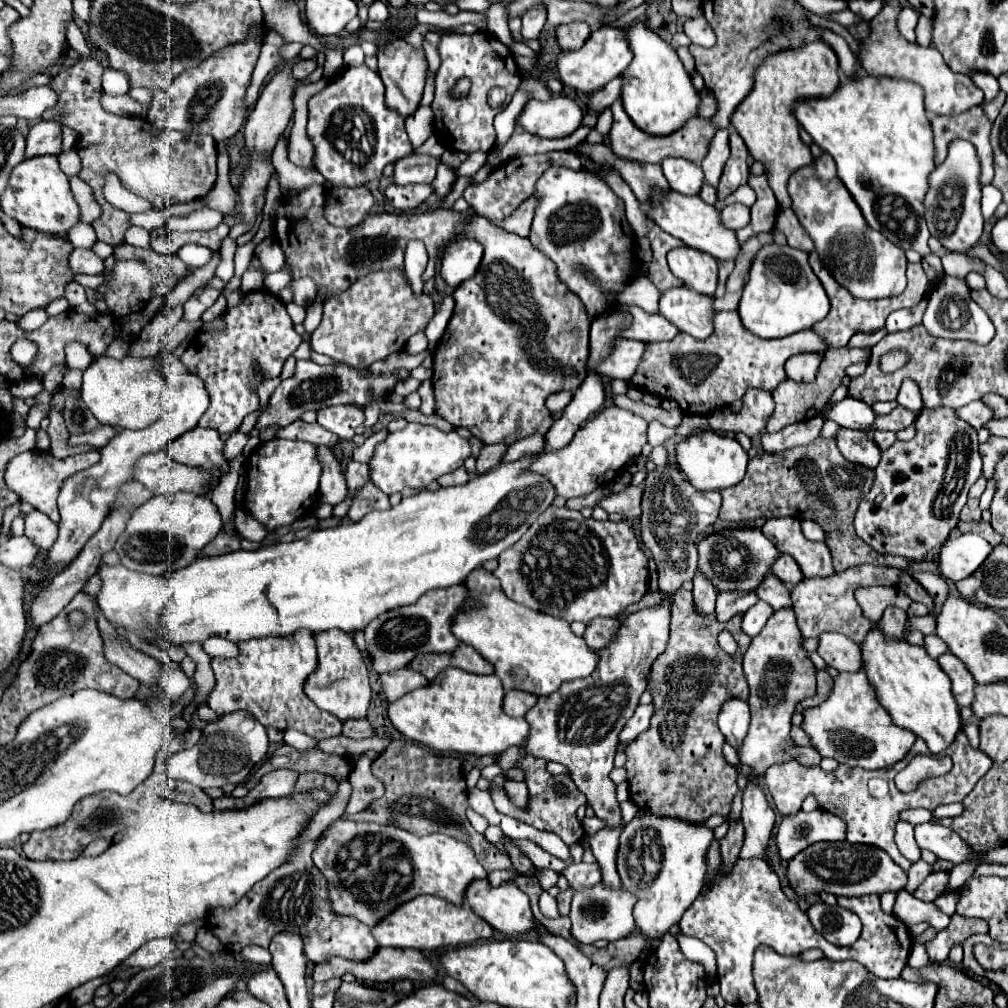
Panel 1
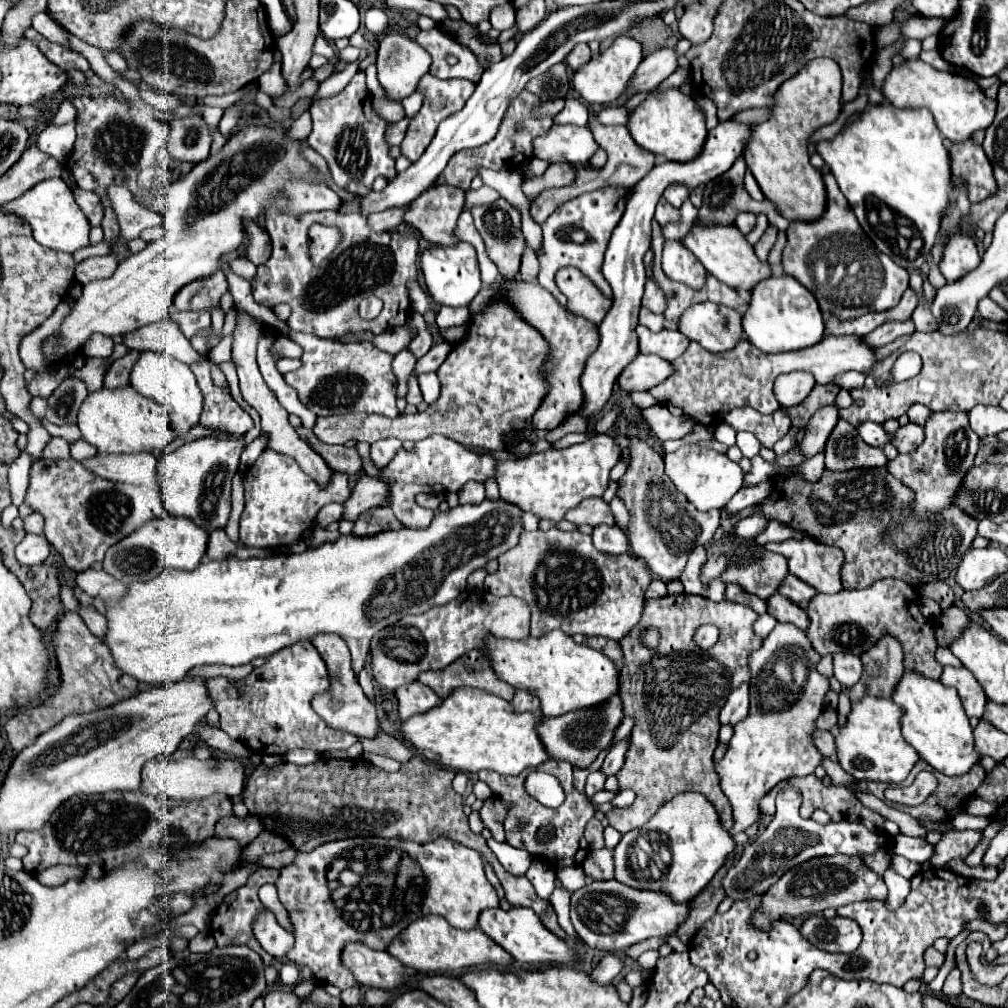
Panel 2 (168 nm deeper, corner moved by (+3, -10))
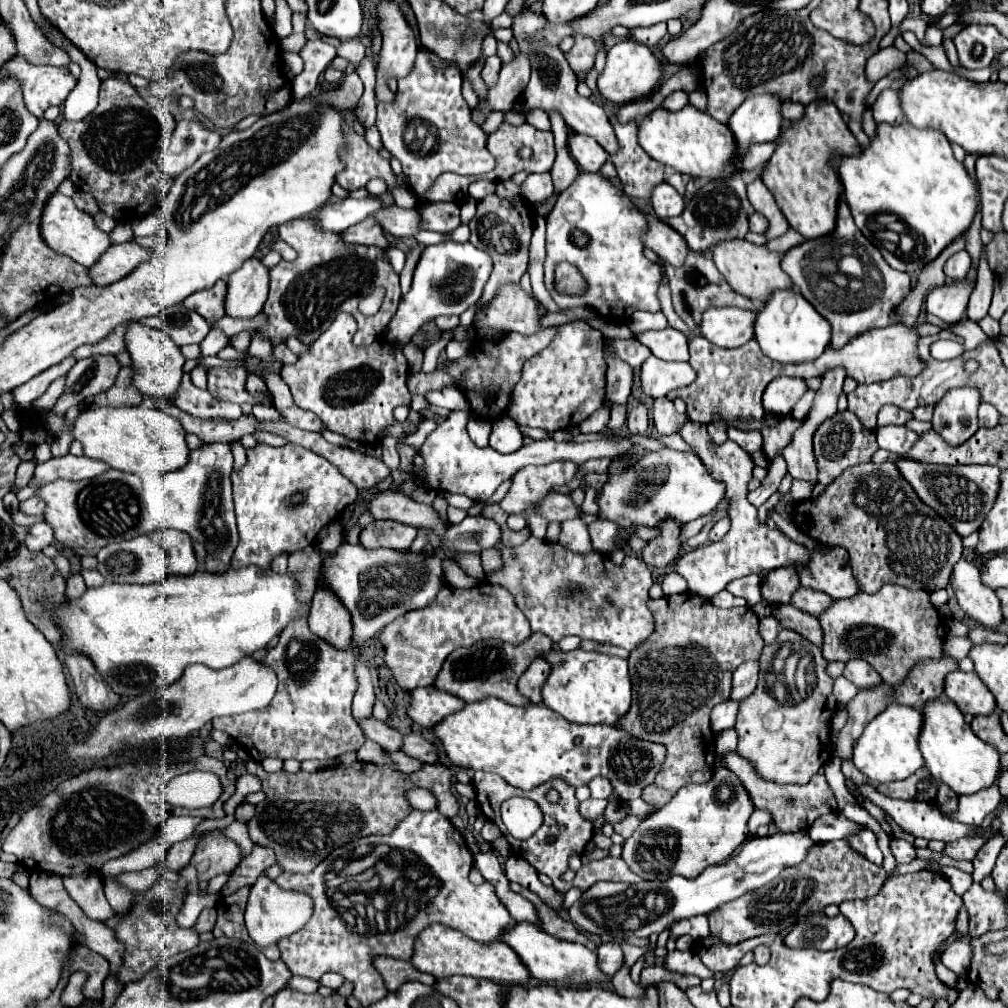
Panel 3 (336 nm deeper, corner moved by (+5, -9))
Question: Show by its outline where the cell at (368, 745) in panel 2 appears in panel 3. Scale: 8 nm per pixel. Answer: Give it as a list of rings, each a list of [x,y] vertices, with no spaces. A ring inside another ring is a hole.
[[[408,735],[404,739],[402,751],[410,757],[416,757],[416,759],[424,761],[424,763],[438,763],[438,749],[430,741],[426,741],[418,735]]]

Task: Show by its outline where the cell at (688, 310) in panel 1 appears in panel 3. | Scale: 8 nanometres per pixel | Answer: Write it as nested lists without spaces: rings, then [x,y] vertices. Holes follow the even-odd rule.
[[[710,307],[704,311],[700,333],[720,347],[740,347],[754,337],[752,321],[756,321],[756,313],[752,311],[736,307]]]

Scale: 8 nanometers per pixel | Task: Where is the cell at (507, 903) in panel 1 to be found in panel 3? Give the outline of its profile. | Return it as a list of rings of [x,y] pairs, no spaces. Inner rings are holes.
[[[518,923],[510,931],[506,931],[504,943],[508,943],[518,953],[518,957],[528,967],[532,977],[540,979],[542,983],[560,985],[560,987],[580,987],[580,985],[588,985],[588,983],[610,981],[610,977],[600,971],[598,957],[594,951],[586,949],[580,943],[568,943],[568,941],[552,939],[552,935],[534,927],[532,923]]]

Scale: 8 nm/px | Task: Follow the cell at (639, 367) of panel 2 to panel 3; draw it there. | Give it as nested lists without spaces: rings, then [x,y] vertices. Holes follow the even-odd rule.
[[[650,357],[642,365],[642,389],[650,397],[666,397],[674,389],[688,387],[696,379],[696,371],[690,363],[666,363],[658,357]]]

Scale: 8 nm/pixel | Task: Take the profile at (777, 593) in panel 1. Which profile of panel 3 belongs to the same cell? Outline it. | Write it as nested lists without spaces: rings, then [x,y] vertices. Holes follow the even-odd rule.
[[[776,605],[774,607],[774,617],[780,621],[780,625],[784,629],[792,629],[796,633],[800,633],[802,637],[806,637],[810,643],[814,645],[822,645],[822,629],[820,629],[820,621],[810,615],[804,613],[792,605]]]

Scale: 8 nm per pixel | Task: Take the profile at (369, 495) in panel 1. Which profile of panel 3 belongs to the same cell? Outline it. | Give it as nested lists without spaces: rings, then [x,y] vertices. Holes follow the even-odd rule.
[[[374,521],[372,525],[362,529],[360,543],[366,549],[406,551],[410,549],[416,535],[418,535],[416,527],[410,527],[398,521]]]

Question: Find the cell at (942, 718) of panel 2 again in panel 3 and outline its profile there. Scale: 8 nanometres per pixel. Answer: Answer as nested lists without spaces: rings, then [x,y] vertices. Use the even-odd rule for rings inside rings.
[[[942,699],[928,701],[922,707],[922,713],[924,725],[920,733],[920,751],[930,775],[934,775],[940,783],[948,785],[956,795],[972,795],[996,785],[1002,773],[1000,753],[972,733],[960,709],[950,699],[946,699],[946,703]]]

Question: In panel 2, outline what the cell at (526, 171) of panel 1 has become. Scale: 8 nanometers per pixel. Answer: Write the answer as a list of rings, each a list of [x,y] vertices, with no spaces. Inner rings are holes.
[[[498,198],[490,206],[474,206],[470,212],[474,216],[476,230],[480,232],[482,240],[486,244],[488,256],[498,266],[500,274],[504,274],[506,278],[512,278],[520,268],[520,258],[522,258],[522,250],[524,250],[524,236],[520,230],[520,210],[514,208],[508,200]]]

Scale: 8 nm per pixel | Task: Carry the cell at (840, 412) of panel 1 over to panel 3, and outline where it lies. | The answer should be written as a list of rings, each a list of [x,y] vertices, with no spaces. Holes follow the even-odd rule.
[[[888,425],[888,427],[878,427],[878,445],[880,449],[886,449],[894,455],[906,455],[908,449],[918,441],[918,433],[914,433],[908,427],[898,427],[898,425]]]

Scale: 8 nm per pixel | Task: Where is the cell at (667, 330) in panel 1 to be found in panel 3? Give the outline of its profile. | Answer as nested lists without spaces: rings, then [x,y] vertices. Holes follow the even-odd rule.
[[[666,327],[662,331],[644,331],[636,337],[642,345],[646,345],[652,355],[664,361],[688,361],[688,339],[684,333]]]

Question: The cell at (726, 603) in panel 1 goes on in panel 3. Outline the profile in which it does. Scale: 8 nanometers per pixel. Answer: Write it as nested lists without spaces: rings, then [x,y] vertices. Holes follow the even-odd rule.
[[[746,575],[742,579],[730,581],[726,589],[736,597],[744,597],[750,607],[760,601],[760,577],[758,575]]]

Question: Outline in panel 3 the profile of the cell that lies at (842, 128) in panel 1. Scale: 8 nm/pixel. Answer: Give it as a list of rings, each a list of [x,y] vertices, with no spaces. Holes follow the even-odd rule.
[[[910,123],[898,127],[878,125],[870,147],[858,157],[844,157],[838,173],[856,227],[882,253],[890,267],[904,273],[920,273],[952,241],[962,237],[970,229],[980,207],[976,181],[966,173],[964,165],[956,161],[944,133],[934,129],[916,129]]]

